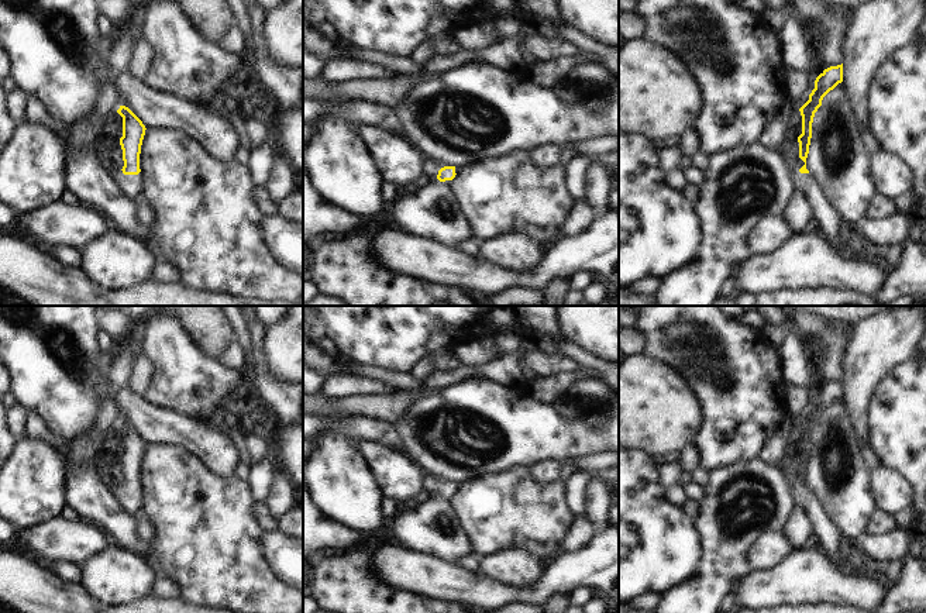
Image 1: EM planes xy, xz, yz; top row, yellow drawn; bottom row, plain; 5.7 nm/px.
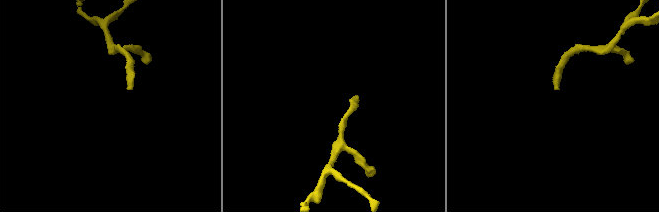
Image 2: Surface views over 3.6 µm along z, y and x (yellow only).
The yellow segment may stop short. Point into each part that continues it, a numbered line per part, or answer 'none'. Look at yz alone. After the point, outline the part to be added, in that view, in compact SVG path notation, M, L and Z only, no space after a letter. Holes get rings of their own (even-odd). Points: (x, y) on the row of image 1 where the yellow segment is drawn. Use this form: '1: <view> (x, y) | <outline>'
1: yz (825, 214) | M796 171L792 173L792 179L795 189L805 196L812 207L815 225L819 225L825 230L826 241L834 247L834 240L840 237L841 218L839 213L832 206L813 175L801 173Z

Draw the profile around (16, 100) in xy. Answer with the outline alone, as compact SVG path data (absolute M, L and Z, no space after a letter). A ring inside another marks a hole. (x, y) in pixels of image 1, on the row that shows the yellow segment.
M16 89L7 94L7 111L14 118L16 124L20 123L24 117L27 99L28 96L20 89Z

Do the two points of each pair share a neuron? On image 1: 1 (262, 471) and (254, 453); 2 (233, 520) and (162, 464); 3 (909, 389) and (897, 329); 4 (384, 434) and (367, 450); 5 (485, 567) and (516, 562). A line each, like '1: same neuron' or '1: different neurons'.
1: different neurons
2: same neuron
3: different neurons
4: different neurons
5: same neuron

